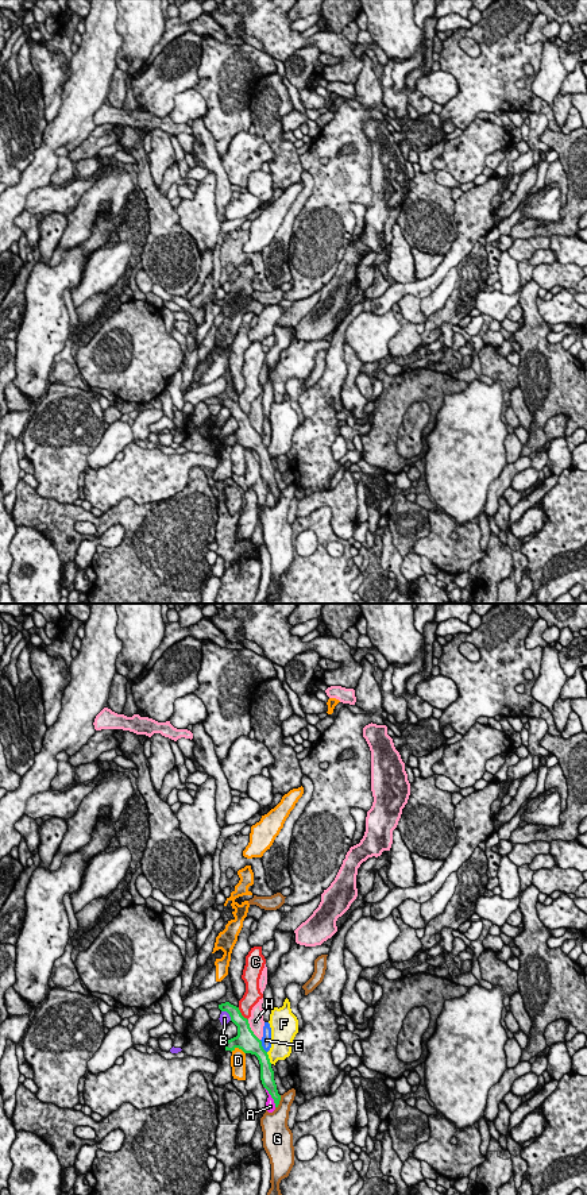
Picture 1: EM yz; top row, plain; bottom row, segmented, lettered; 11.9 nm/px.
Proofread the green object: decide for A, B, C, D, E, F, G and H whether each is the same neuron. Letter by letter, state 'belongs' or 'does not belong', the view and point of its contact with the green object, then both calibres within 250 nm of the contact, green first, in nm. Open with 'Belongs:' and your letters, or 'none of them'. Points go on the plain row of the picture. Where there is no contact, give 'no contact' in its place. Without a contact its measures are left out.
Belongs: none of them
A: does not belong | yz (271, 492) | 160/130 nm
B: does not belong | yz (228, 408) | 160/130 nm
C: does not belong | yz (240, 409) | 190/200 nm
D: does not belong | yz (238, 442) | 240/190 nm
E: does not belong | yz (262, 442) | 240/130 nm
F: does not belong | yz (267, 453) | 220/260 nm
G: does not belong | yz (278, 497) | 140/280 nm
H: does not belong | yz (251, 426) | 240/170 nm

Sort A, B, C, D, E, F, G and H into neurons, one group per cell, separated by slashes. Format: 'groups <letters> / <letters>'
groups A / B / C / D / E / F / G / H

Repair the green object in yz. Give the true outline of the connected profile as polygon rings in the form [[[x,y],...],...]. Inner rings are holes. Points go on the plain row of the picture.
[[[229,397],[219,400],[221,406],[227,406],[231,416],[237,421],[237,431],[225,437],[225,446],[242,444],[244,448],[255,450],[260,459],[260,475],[263,482],[269,486],[274,494],[275,502],[278,502],[281,490],[278,489],[277,479],[274,475],[274,466],[267,447],[262,442],[262,436],[254,429],[250,423],[248,415],[244,413],[239,402]]]

